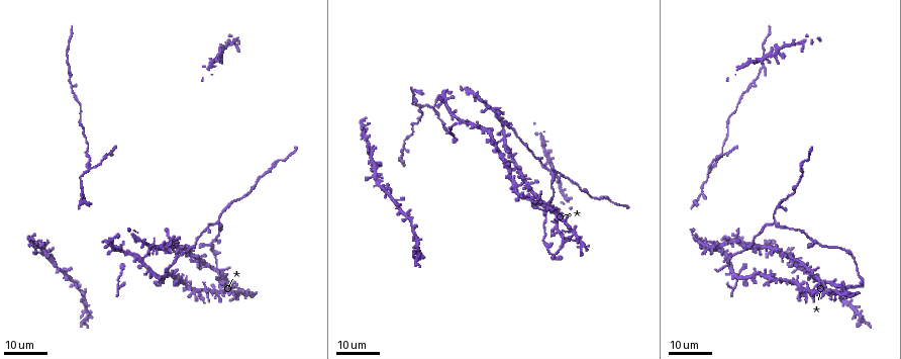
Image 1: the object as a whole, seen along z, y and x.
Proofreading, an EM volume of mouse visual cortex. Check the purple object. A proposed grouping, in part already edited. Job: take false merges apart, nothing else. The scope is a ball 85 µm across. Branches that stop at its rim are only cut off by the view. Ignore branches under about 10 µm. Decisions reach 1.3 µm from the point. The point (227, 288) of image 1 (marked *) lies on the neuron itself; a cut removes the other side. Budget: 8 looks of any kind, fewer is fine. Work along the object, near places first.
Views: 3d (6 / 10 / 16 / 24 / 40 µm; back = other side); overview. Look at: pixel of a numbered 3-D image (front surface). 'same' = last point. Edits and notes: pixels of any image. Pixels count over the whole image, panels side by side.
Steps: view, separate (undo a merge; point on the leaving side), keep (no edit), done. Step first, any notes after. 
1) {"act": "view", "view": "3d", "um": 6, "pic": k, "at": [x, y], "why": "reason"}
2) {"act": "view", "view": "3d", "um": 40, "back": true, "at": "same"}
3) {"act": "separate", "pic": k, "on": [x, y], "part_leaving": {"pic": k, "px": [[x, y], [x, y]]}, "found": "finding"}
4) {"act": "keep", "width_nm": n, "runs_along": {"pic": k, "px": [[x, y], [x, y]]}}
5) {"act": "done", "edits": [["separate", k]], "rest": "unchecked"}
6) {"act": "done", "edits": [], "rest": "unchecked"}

{"act": "view", "view": "3d", "um": 24, "pic": 1, "at": [857, 285], "why": "sudden change in width"}

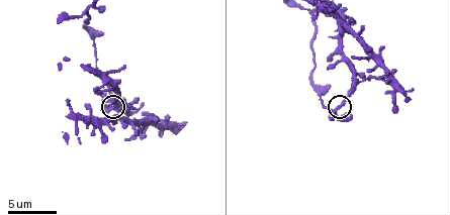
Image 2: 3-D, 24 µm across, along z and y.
{"act": "view", "view": "3d", "um": 10, "pic": 2, "at": [333, 109]}

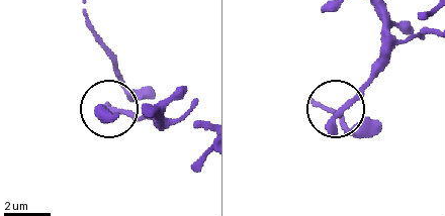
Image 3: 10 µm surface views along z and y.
{"act": "keep", "found": "one neuron here"}

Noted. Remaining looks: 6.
{"act": "view", "view": "3d", "um": 10, "pic": 2, "at": [116, 98], "why": "four or more arms meet"}

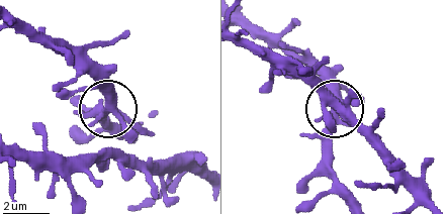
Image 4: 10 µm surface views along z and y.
{"act": "keep", "found": "continuous, no second neuron"}

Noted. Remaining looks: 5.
{"act": "view", "view": "3d", "um": 24, "pic": 1, "at": [551, 171], "why": "arms part here"}

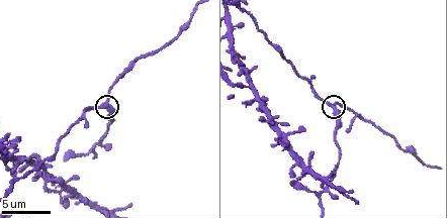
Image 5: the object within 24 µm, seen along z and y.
{"act": "view", "view": "3d", "um": 6, "pic": 5, "at": [104, 106]}

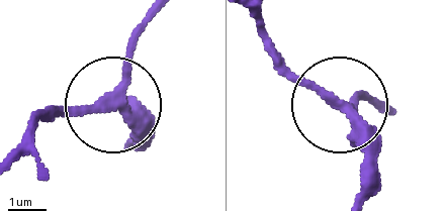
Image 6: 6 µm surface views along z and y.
{"act": "keep", "width_nm": 220, "runs_along": {"pic": 6, "px": [[130, 144], [134, 128], [107, 109], [33, 115]]}, "found": "continuous, no second neuron"}

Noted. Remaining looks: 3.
{"act": "view", "view": "3d", "um": 16, "pic": 1, "at": [143, 265]}

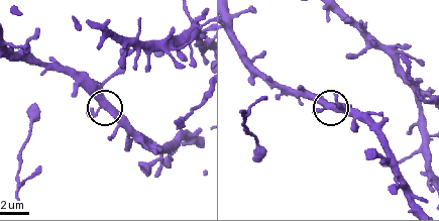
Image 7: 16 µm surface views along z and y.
{"act": "view", "view": "3d", "um": 6, "pic": 7, "at": [329, 106], "why": "closer look"}

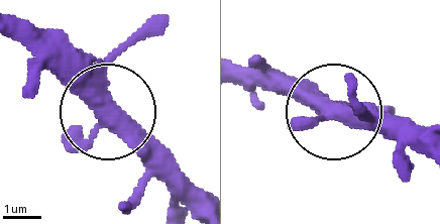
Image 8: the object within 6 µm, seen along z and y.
{"act": "view", "view": "3d", "um": 6, "back": true, "pic": 8, "at": [329, 109], "why": "from behind"}

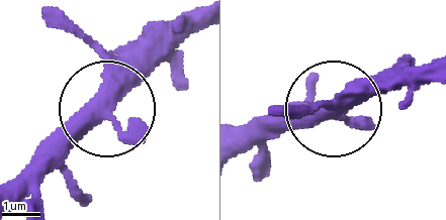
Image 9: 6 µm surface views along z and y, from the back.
{"act": "keep", "arms": 3, "runs_along": {"pic": 9, "px": [[242, 152], [309, 126], [413, 62]]}, "found": "continuous, no second neuron"}

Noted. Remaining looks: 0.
{"act": "done", "edits": [], "rest": "unchecked"}

